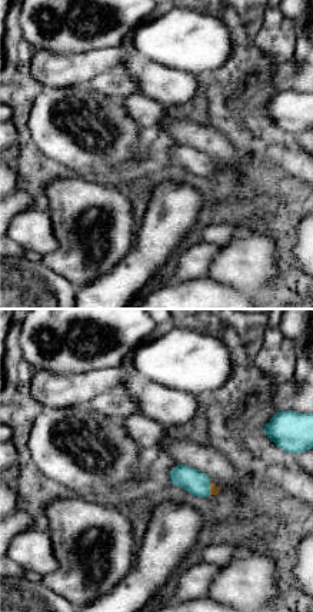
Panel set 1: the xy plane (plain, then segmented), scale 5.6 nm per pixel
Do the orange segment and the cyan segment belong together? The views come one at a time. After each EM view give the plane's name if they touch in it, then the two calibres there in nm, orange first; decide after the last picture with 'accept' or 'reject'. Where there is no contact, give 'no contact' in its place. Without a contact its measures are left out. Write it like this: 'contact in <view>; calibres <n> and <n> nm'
contact in xy; calibres 50 and 140 nm

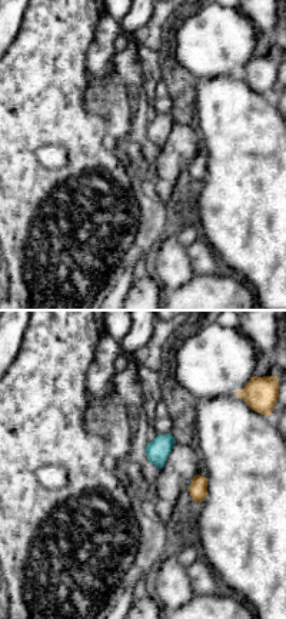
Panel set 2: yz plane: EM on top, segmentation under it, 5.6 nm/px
contact in yz; calibres 110 and 20 nm

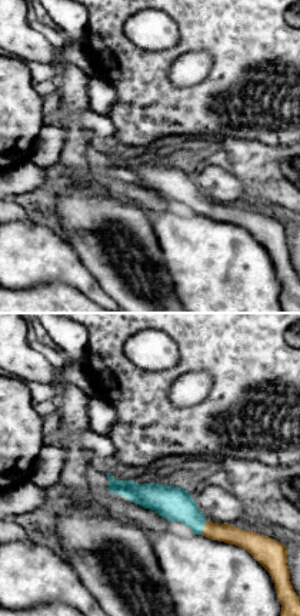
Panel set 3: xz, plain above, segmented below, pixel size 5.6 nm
contact in xz; calibres 110 and 190 nm

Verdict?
accept

